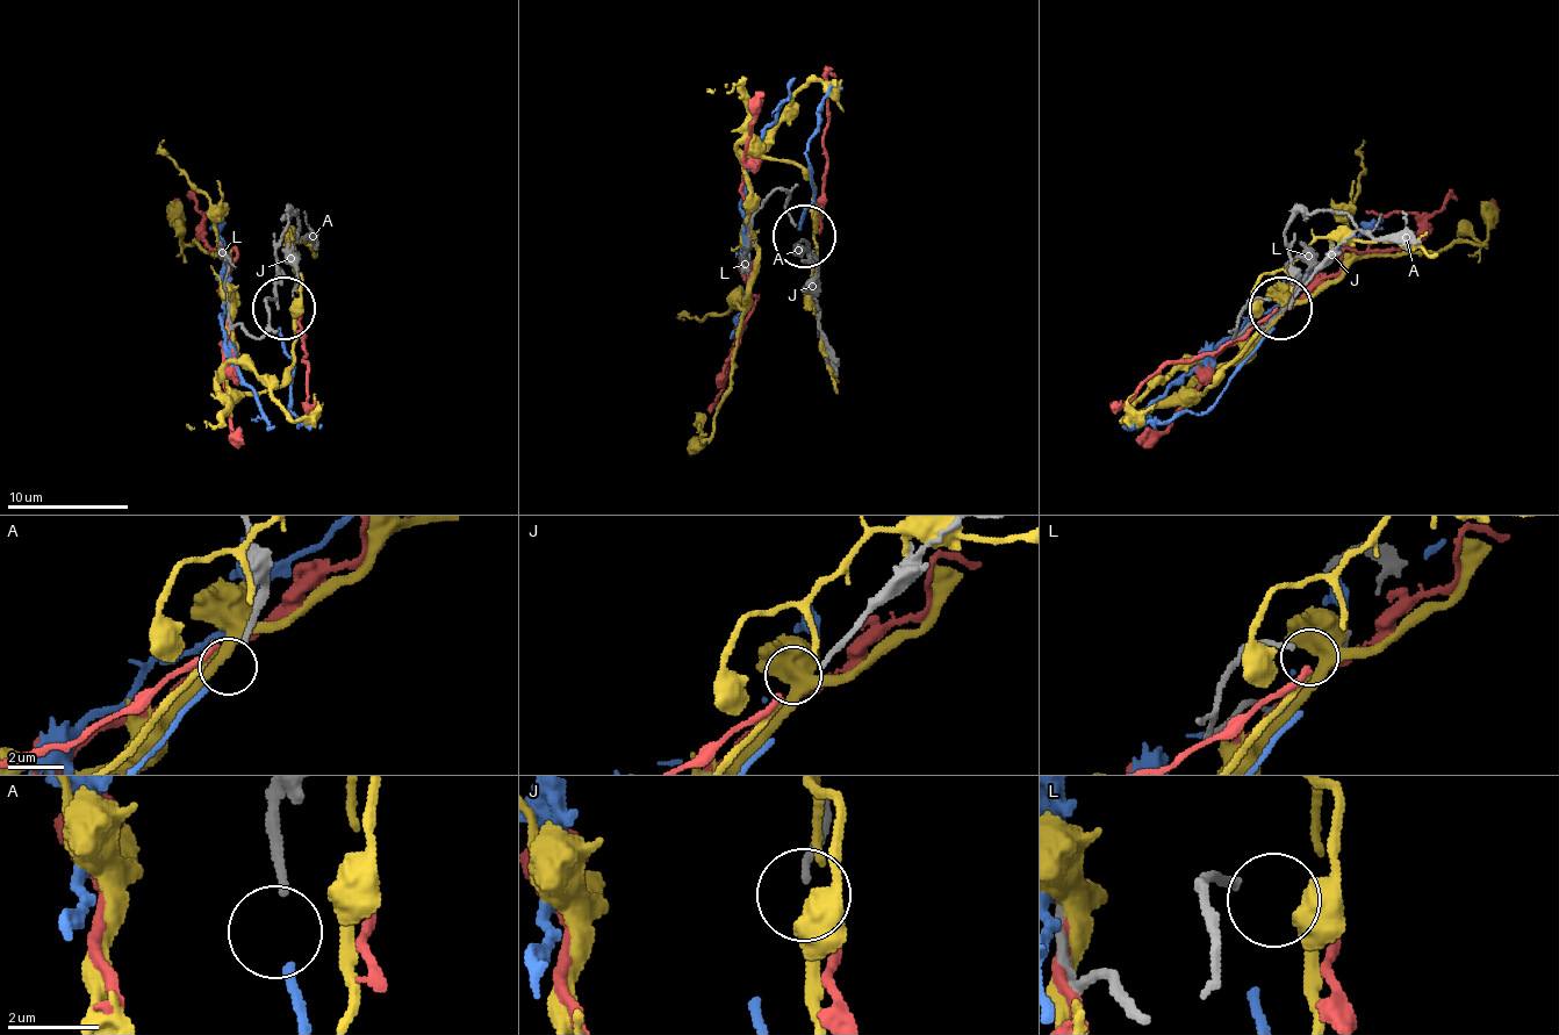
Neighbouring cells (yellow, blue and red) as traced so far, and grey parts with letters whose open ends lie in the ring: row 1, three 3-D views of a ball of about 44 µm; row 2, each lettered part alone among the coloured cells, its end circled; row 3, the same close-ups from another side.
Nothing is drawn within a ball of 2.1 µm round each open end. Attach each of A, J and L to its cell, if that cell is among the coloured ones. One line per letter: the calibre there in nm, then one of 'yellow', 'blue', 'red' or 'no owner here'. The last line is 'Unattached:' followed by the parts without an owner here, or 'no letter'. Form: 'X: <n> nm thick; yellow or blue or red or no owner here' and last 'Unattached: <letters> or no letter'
A: 180 nm thick; blue
J: 170 nm thick; red
L: 180 nm thick; no owner here
Unattached: L

